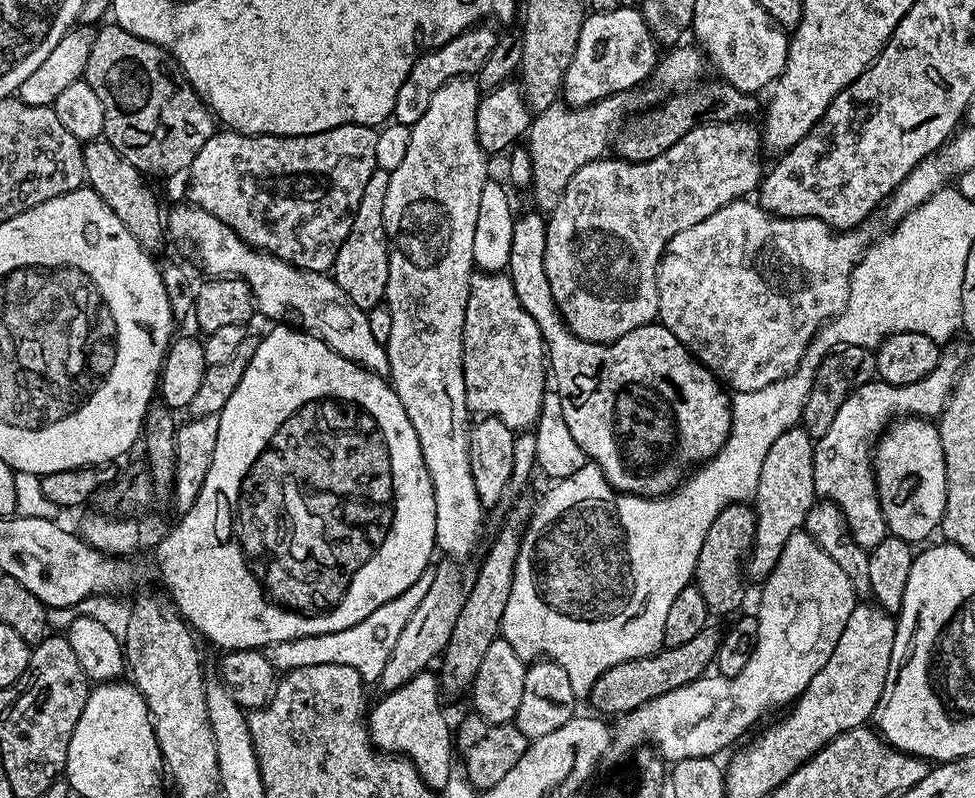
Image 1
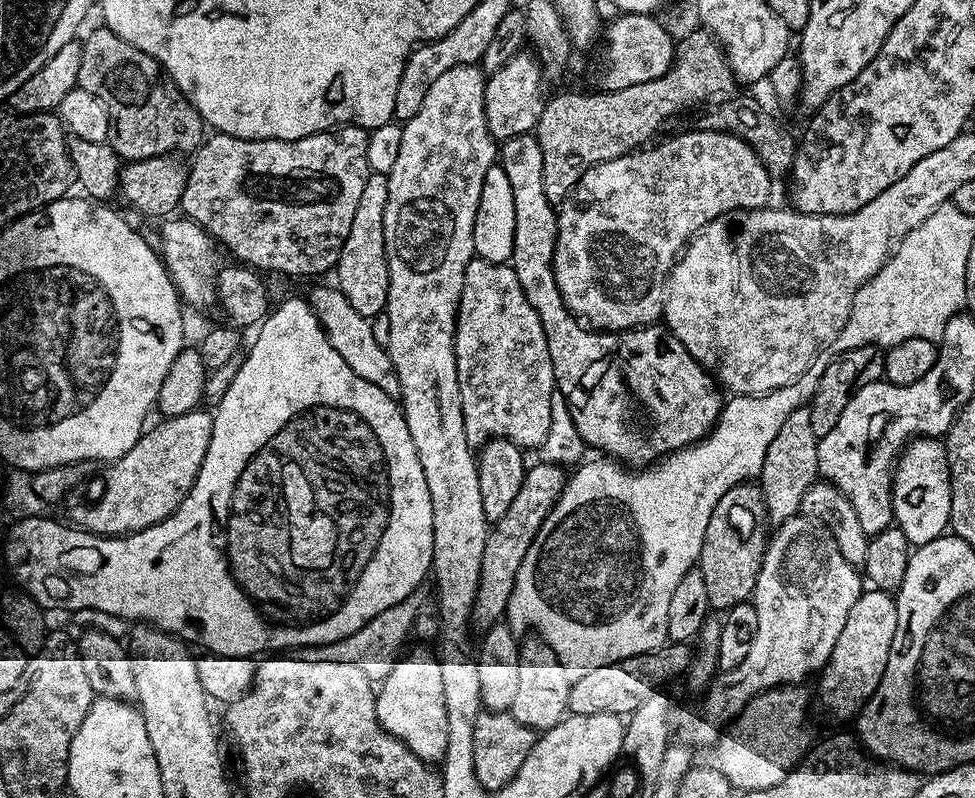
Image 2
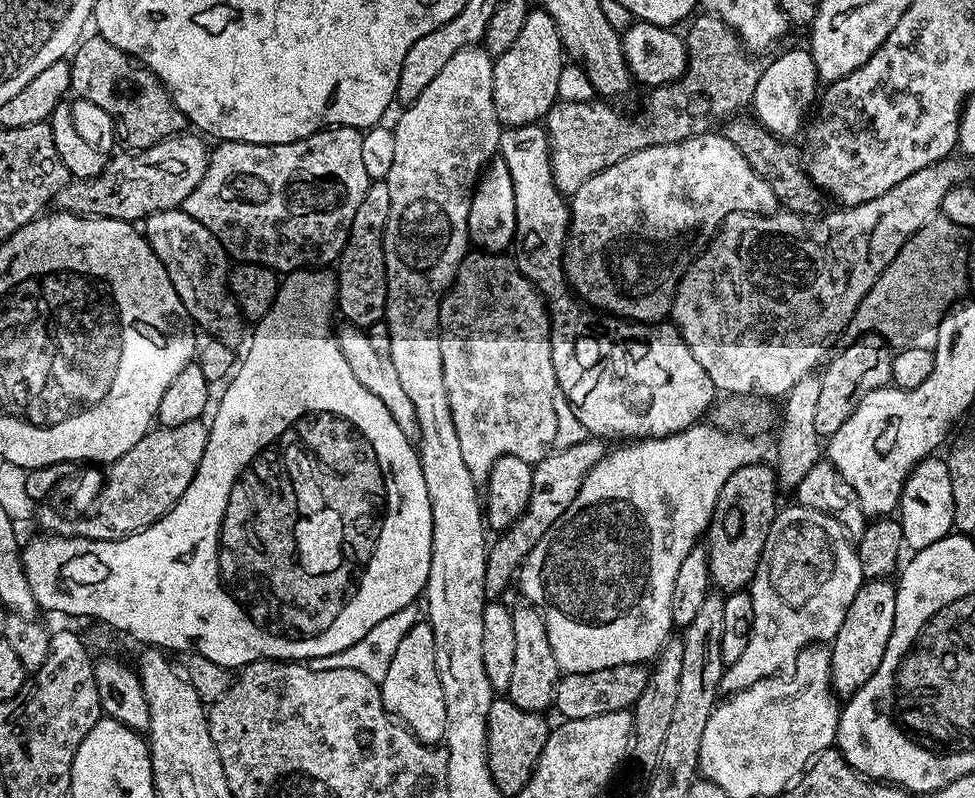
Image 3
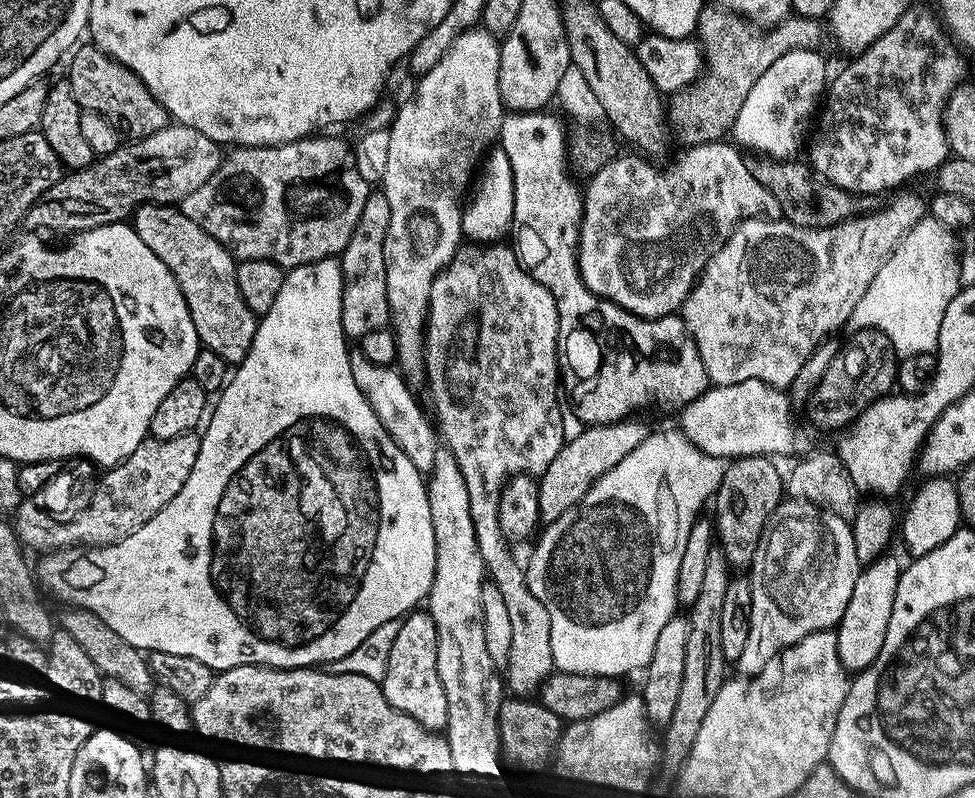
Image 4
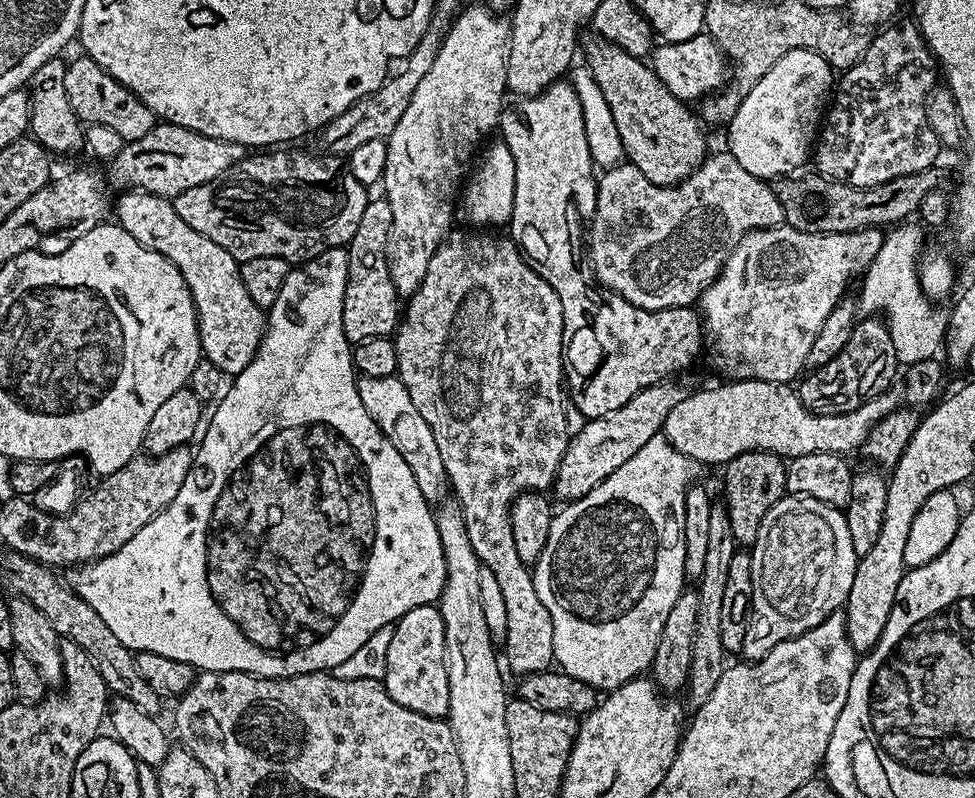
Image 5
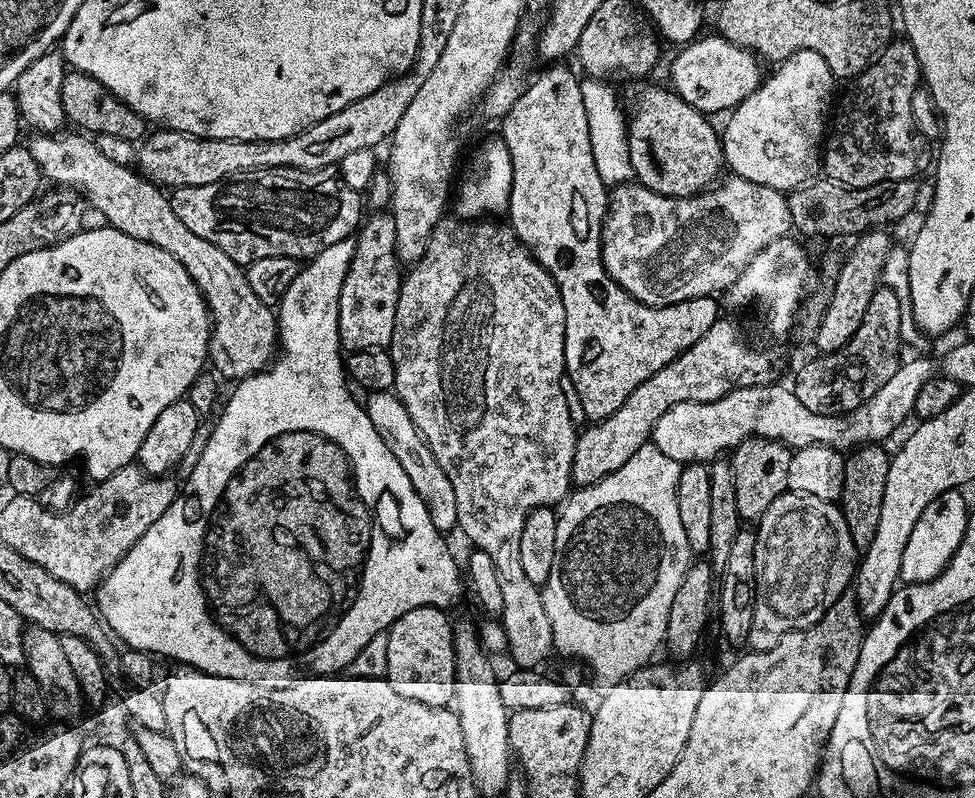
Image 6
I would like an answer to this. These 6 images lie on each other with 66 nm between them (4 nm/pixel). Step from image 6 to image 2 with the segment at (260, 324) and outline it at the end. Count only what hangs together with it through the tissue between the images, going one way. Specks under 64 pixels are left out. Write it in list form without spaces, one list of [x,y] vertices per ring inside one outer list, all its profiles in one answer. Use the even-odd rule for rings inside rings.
[[[168,218],[160,228],[160,244],[158,252],[168,269],[168,277],[180,293],[181,301],[192,308],[208,308],[217,303],[216,277],[222,267],[220,256],[216,253],[217,241],[209,236],[202,226],[187,218]]]

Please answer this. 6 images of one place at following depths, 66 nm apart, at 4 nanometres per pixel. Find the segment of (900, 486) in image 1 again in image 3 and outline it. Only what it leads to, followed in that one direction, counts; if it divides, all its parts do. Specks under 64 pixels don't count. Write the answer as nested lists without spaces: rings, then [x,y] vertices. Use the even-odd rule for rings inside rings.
[[[936,459],[920,461],[909,474],[900,495],[898,519],[904,531],[905,545],[912,550],[934,546],[934,542],[949,535],[954,528],[954,494],[948,466],[943,459]]]

